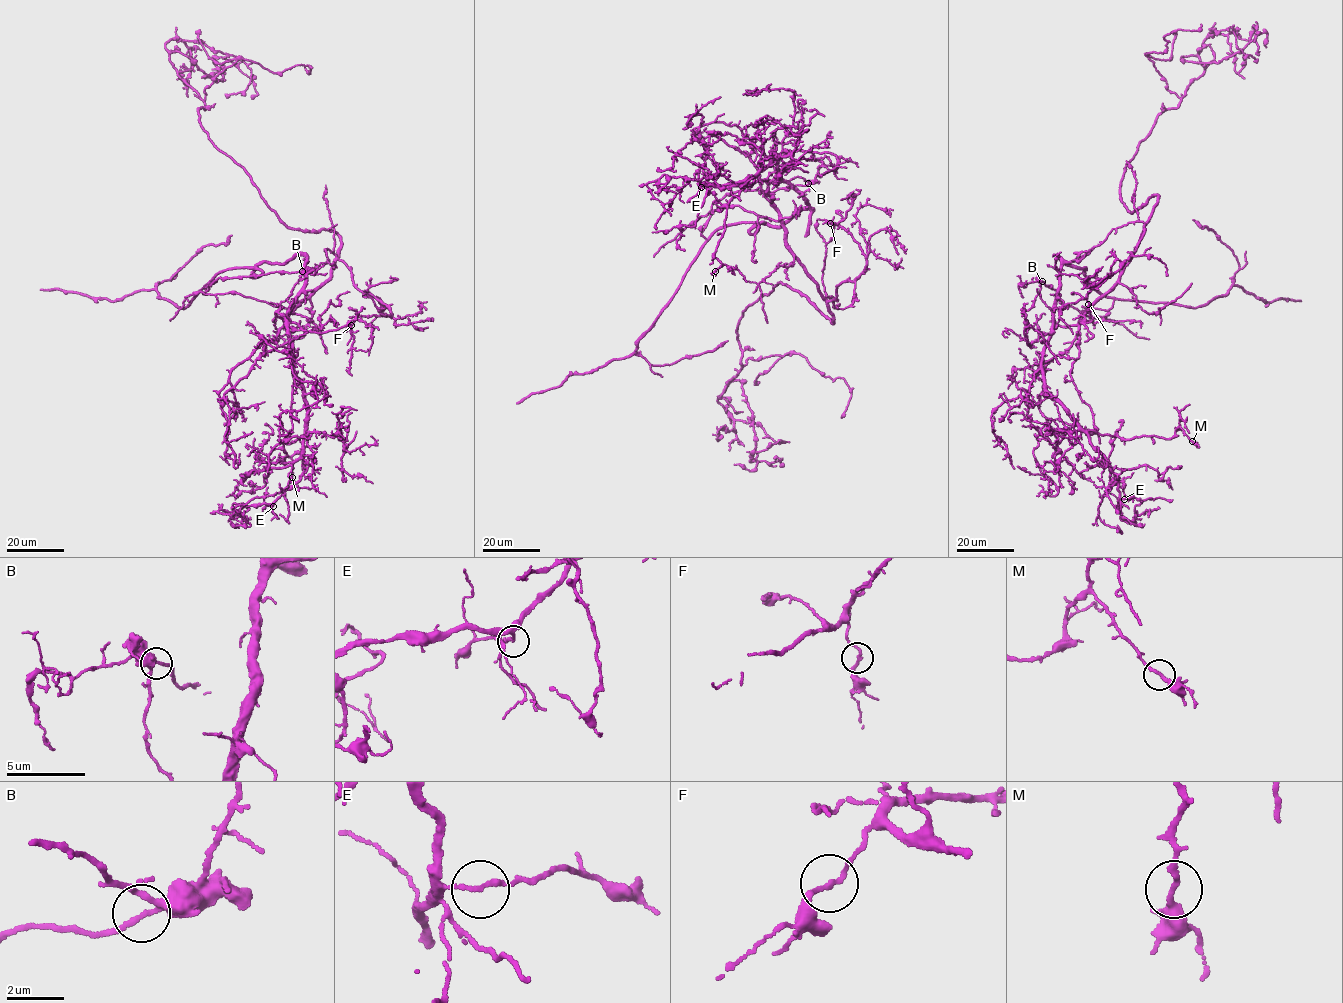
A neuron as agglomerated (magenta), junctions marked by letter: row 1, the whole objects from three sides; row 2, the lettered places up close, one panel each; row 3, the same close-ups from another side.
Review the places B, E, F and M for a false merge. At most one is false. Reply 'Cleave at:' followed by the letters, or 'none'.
Cleave at: B

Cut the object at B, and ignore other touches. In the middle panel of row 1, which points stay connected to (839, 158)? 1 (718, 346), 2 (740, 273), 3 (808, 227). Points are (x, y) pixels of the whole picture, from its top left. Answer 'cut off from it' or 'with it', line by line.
1: cut off from it
2: cut off from it
3: cut off from it

